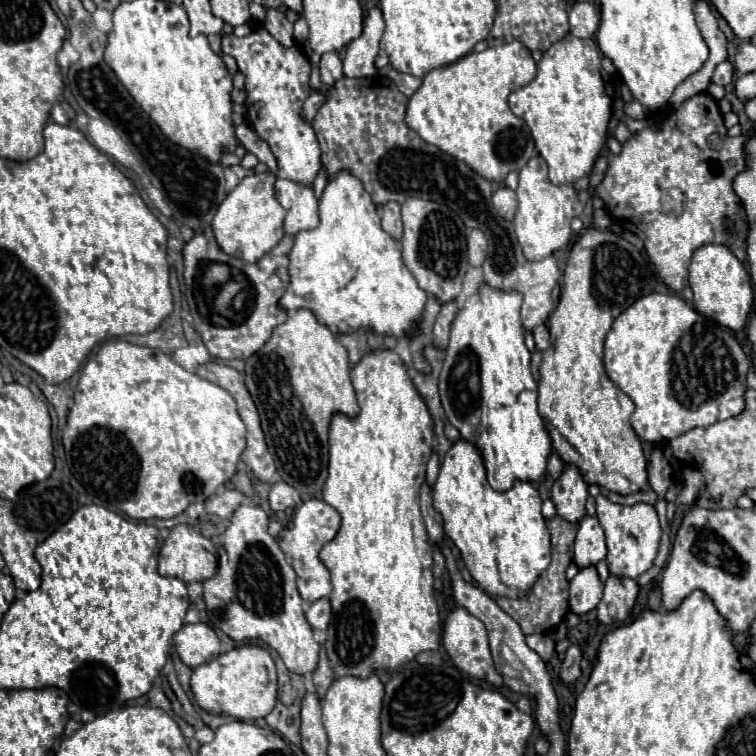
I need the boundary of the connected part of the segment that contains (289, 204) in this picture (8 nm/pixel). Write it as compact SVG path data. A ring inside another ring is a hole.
M277 177L275 195L277 195L277 201L283 205L283 209L287 211L287 217L285 217L287 233L295 235L303 229L315 229L315 225L319 225L317 197L311 187Z

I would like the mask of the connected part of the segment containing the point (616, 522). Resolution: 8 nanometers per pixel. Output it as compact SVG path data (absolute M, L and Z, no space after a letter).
M597 497L597 519L607 537L607 563L609 571L617 577L631 577L637 579L643 575L651 565L659 549L661 527L657 519L657 511L649 503L635 503L635 505L617 505L605 497Z

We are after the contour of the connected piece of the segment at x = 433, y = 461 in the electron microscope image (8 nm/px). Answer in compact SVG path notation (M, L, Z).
M433 453L427 463L427 485L433 487L435 485L435 479L437 479L437 473L439 473L440 462L437 459L437 453Z

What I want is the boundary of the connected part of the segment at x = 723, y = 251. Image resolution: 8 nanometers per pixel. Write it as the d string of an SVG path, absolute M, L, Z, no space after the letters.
M703 245L699 247L693 257L691 257L691 265L689 265L689 285L693 289L695 295L695 309L701 315L713 317L715 321L719 321L721 325L739 331L745 327L749 313L753 309L753 285L751 285L751 277L745 269L745 265L731 253L729 247L725 245Z

